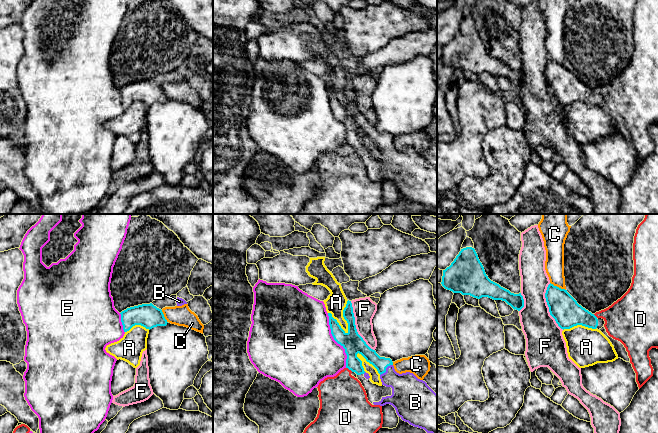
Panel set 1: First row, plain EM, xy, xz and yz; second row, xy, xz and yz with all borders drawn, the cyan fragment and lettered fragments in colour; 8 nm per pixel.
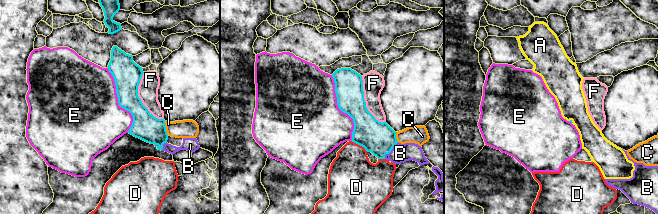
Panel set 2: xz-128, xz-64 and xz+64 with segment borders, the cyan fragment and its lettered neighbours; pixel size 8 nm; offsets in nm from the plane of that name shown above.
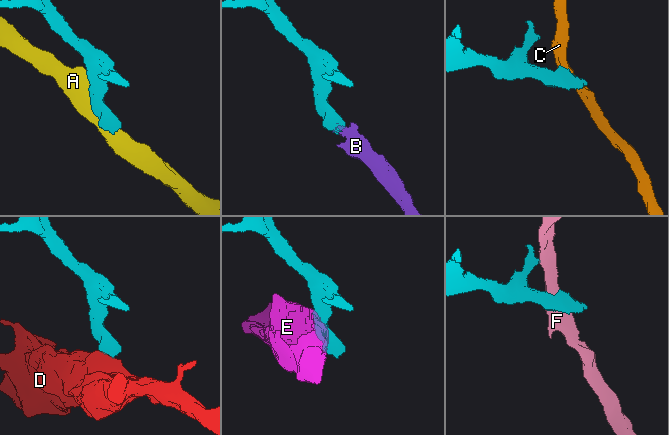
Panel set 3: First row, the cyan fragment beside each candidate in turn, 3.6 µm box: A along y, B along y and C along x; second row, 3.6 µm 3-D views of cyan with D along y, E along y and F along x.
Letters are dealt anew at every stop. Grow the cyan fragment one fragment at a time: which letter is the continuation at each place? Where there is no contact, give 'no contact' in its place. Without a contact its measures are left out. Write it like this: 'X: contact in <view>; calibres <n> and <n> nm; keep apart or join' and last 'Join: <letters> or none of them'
A: contact in xz; calibres 170 and 160 nm; keep apart
B: contact in xz; calibres 110 and 260 nm; join
C: contact in yz; calibres 220 and 160 nm; keep apart
D: contact in xz; calibres 170 and 380 nm; keep apart
E: contact in xz; calibres 170 and 480 nm; keep apart
F: contact in xz; calibres 170 and 190 nm; keep apart
Join: B

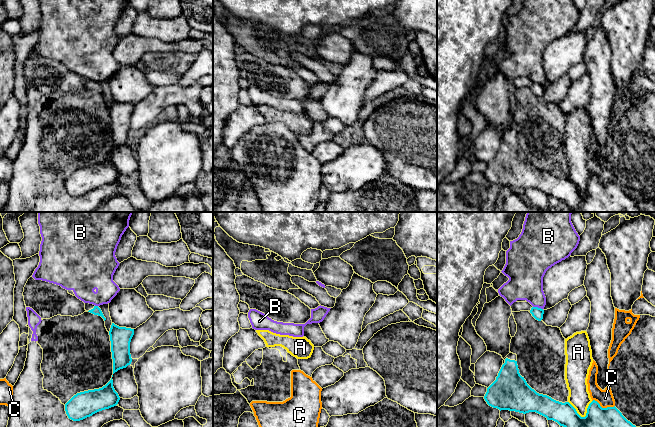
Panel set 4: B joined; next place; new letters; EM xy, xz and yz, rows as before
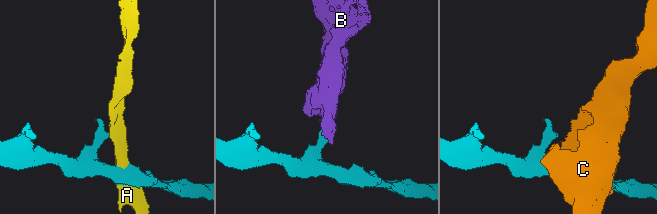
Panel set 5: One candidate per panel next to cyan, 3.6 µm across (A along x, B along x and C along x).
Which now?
A: contact in yz; calibres 440 and 180 nm; keep apart
B: contact in yz; calibres 90 and 280 nm; keep apart
C: contact in yz; calibres 440 and 130 nm; keep apart
Join: none of them

